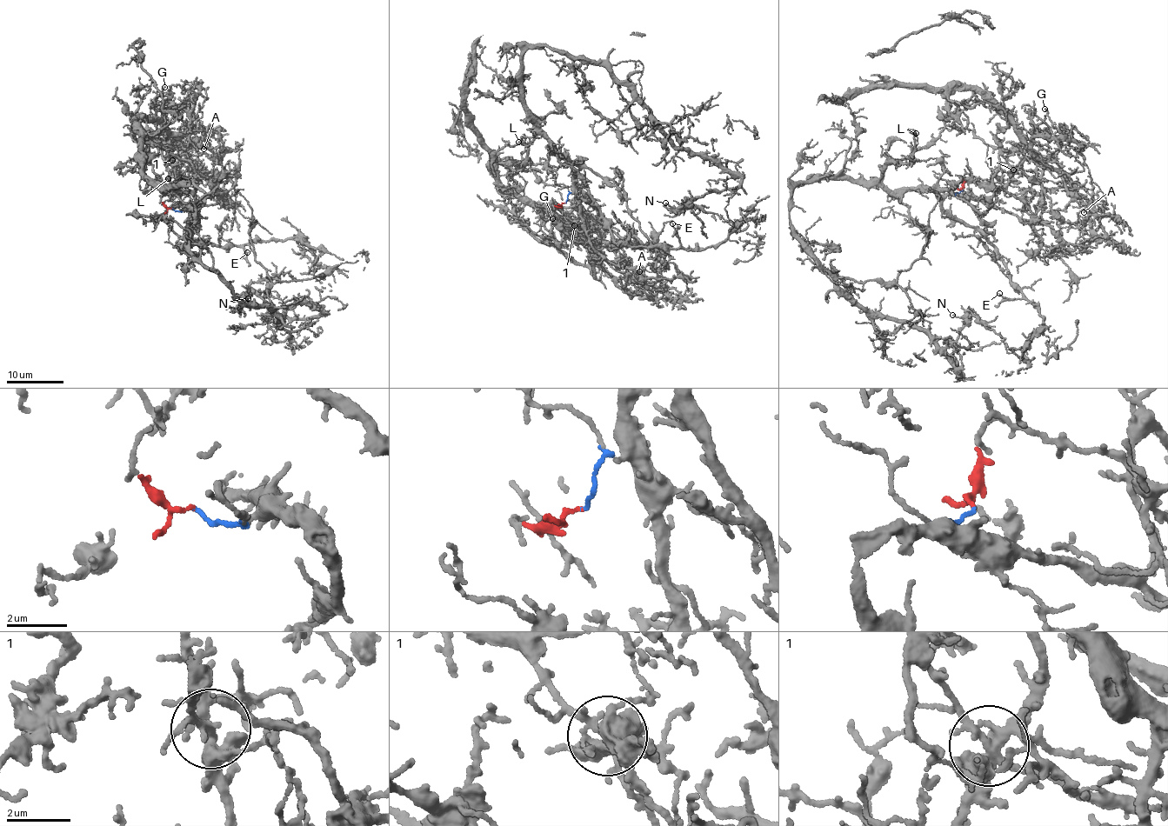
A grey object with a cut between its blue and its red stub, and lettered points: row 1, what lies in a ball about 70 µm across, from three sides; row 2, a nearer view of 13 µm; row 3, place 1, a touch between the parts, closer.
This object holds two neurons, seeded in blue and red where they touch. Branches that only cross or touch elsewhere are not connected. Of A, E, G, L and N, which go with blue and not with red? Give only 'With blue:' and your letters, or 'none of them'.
With blue: E, L, N

